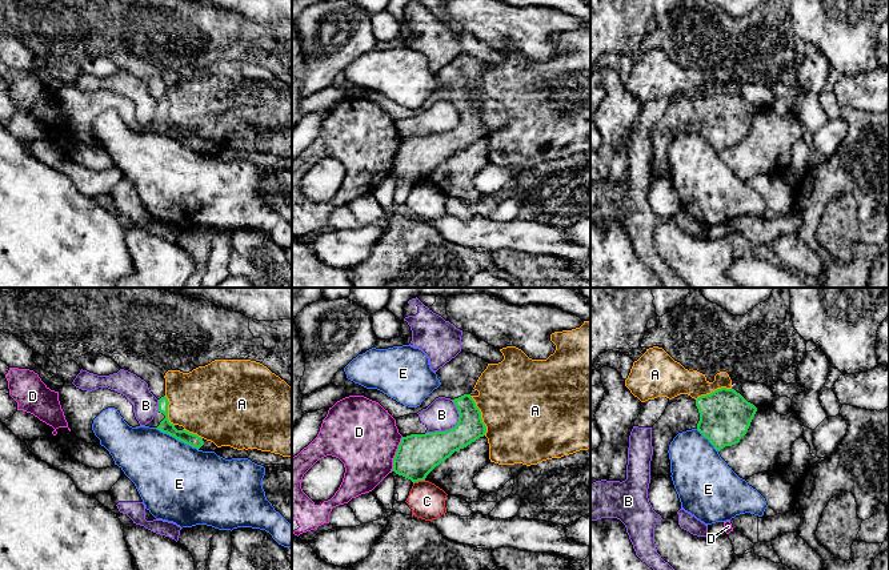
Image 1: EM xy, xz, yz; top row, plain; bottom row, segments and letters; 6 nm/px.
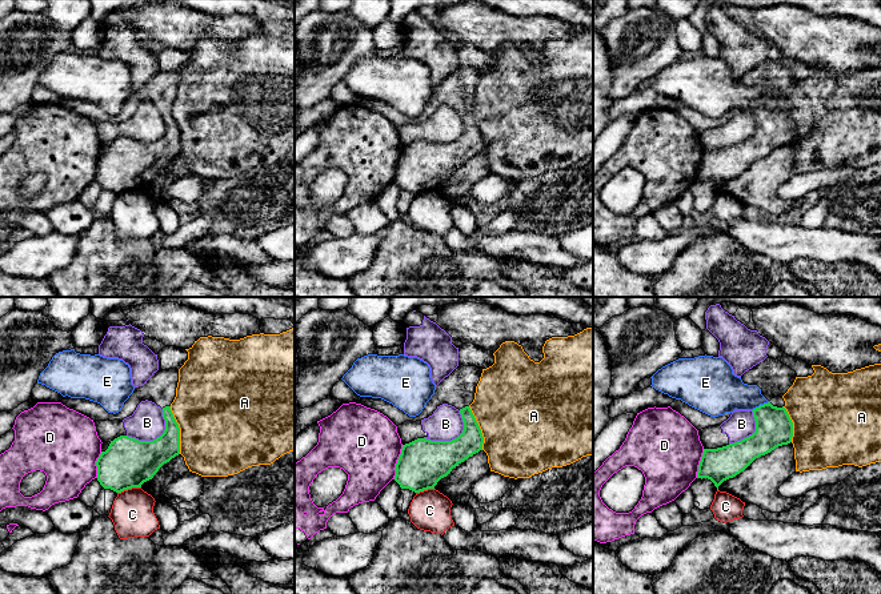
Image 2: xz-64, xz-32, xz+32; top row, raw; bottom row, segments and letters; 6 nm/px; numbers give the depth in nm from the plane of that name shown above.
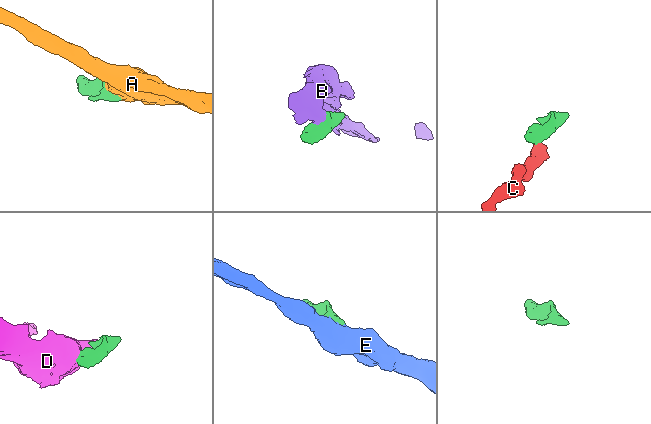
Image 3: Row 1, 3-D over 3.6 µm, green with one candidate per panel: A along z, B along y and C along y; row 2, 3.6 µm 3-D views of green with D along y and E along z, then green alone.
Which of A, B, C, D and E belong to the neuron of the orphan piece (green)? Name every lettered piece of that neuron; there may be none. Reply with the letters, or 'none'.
none

